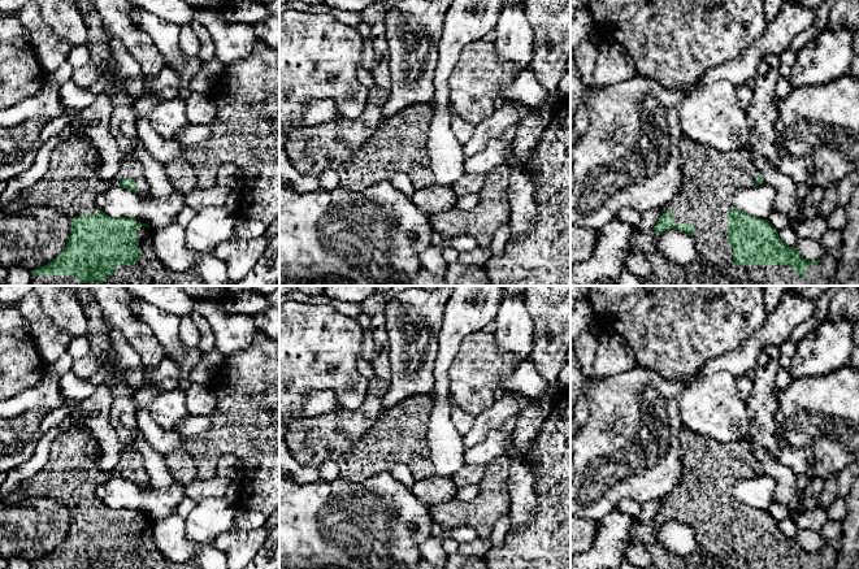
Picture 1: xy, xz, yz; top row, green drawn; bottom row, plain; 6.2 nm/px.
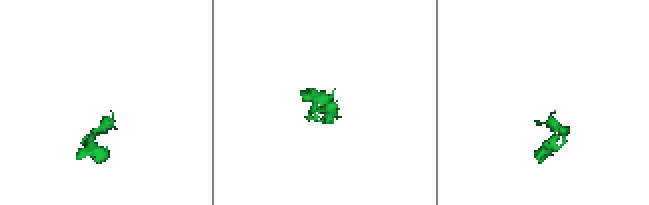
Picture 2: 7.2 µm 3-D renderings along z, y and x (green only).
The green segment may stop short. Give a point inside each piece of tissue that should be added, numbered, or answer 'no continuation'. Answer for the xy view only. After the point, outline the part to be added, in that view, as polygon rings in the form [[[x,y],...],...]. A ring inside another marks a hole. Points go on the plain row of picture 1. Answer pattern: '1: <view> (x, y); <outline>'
1: xy (148, 556); [[[140,517],[136,521],[136,538],[142,542],[136,555],[117,556],[116,564],[105,569],[200,569],[192,563],[175,563],[157,548],[151,518]]]

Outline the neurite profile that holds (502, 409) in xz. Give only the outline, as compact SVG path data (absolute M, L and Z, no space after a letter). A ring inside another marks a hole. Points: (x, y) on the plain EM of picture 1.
M506 391L489 409L476 416L473 427L463 435L464 447L468 449L483 442L493 430L498 429L520 411L517 395L512 391Z

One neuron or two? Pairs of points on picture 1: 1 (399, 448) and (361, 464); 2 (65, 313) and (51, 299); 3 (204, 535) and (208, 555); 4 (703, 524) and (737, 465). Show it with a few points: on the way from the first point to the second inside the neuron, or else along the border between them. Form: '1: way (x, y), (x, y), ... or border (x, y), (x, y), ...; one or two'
1: way (390, 448), (381, 448), (371, 456); one
2: way (61, 309), (55, 303); one
3: border (183, 522), (189, 539), (212, 544); two
4: way (708, 509), (708, 494), (723, 480); one

